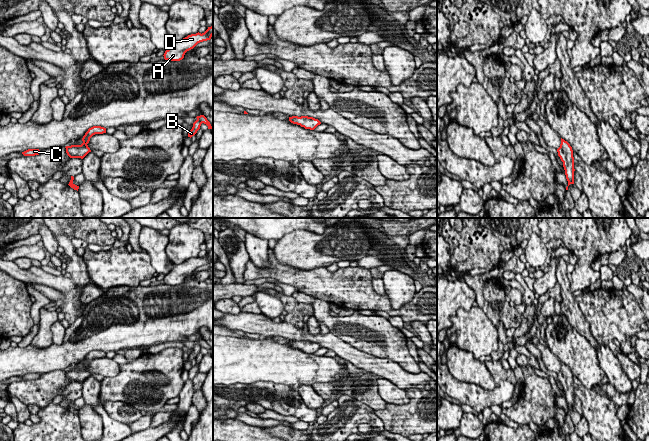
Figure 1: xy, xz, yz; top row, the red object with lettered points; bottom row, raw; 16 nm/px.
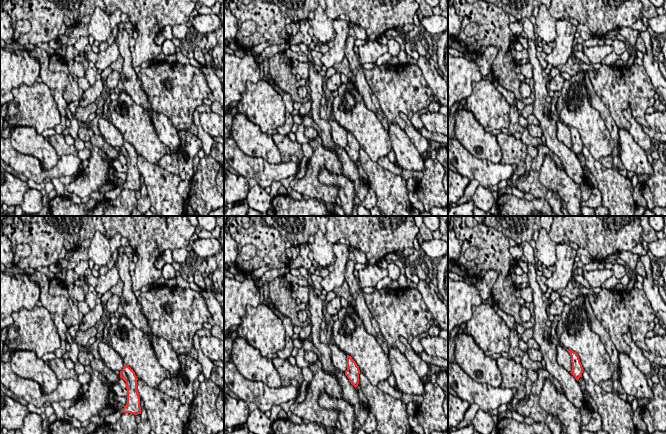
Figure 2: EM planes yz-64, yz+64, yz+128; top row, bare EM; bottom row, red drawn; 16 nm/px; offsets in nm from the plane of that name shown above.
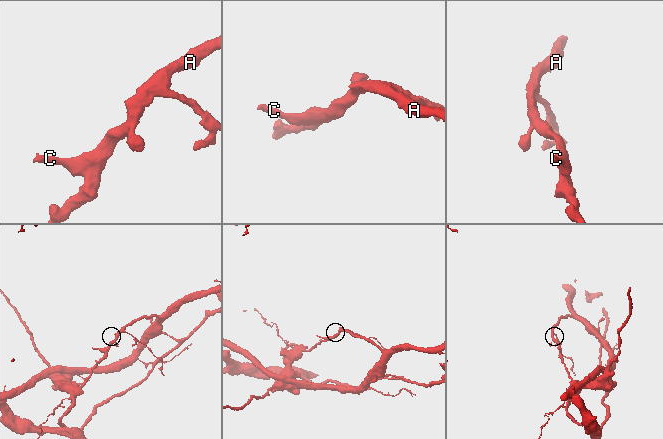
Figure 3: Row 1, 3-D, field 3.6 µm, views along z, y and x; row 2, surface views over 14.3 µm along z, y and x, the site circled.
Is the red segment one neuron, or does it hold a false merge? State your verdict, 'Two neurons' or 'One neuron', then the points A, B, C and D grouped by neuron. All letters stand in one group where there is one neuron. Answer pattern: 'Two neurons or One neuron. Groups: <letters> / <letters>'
Two neurons. Groups: A B D / C

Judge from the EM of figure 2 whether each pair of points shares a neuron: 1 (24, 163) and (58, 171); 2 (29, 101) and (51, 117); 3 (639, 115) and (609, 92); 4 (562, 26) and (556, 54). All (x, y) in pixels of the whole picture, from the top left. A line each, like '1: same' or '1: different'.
1: same
2: same
3: same
4: same

